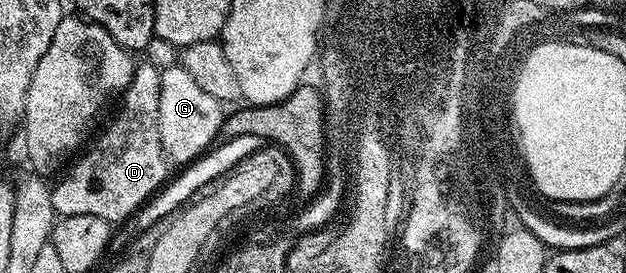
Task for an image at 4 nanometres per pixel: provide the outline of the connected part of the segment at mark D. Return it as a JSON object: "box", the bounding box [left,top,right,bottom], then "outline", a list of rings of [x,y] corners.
{"box":[51,60,171,224],"outline":[[[148,60],[138,61],[134,65],[131,84],[127,84],[127,88],[121,91],[119,95],[121,103],[117,106],[117,115],[106,124],[105,131],[97,139],[95,139],[96,137],[92,139],[92,142],[94,141],[93,147],[85,155],[82,153],[60,175],[60,177],[62,176],[61,183],[52,187],[51,204],[53,205],[54,215],[62,218],[99,216],[111,224],[121,224],[130,215],[136,214],[142,206],[161,190],[163,183],[166,181],[165,173],[171,169],[171,166],[166,159],[165,150],[161,147],[159,124],[157,123],[159,120],[160,83],[161,70],[153,66]]]}

